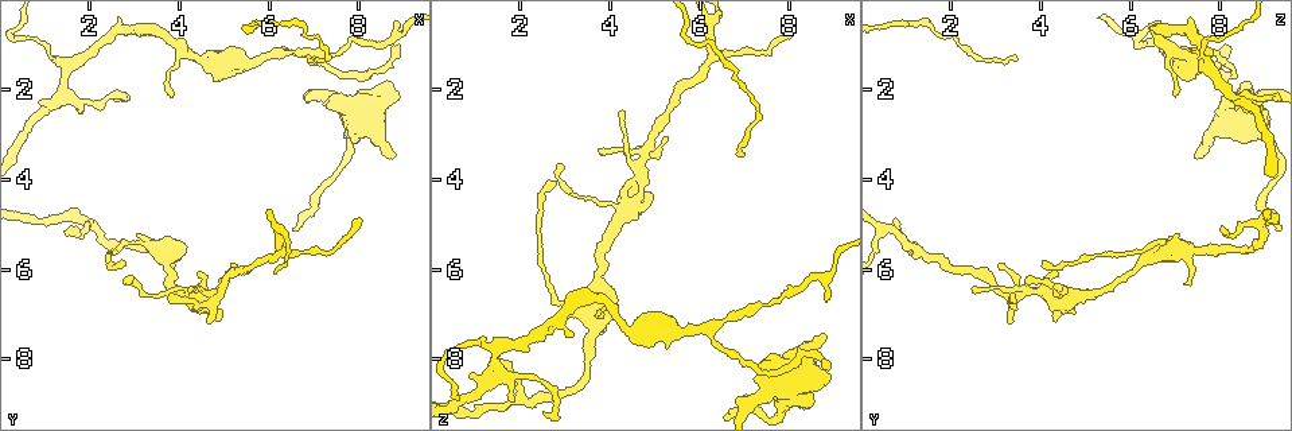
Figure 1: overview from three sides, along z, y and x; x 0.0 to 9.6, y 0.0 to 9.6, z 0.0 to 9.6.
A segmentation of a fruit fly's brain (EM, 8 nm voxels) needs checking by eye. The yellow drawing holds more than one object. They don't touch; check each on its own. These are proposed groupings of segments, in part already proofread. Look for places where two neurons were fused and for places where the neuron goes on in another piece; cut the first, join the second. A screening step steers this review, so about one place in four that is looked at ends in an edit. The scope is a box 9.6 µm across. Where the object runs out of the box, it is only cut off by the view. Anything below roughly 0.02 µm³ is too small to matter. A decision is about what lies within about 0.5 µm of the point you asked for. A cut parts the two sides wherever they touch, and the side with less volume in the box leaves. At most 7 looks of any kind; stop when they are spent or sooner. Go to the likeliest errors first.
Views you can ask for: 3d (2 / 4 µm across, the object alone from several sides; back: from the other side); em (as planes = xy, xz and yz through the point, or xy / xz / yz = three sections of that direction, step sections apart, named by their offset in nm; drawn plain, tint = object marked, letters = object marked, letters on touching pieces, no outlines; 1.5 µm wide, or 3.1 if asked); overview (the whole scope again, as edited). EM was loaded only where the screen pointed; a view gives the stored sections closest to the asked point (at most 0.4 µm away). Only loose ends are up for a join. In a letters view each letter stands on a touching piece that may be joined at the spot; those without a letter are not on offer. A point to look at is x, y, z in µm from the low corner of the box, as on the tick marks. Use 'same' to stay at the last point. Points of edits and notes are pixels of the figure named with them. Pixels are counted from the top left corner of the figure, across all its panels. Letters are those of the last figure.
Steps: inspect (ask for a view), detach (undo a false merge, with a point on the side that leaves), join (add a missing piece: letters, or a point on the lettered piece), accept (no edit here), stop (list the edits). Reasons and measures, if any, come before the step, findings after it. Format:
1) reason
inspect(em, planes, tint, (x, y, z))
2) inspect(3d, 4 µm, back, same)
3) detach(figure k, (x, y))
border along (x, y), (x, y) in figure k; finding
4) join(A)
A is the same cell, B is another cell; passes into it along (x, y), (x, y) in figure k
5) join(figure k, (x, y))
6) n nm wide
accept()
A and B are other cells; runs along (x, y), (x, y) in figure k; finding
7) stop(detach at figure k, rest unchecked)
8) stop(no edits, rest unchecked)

an open end
inspect(3d, 4 µm, (8.80, 3.50, 7.50))

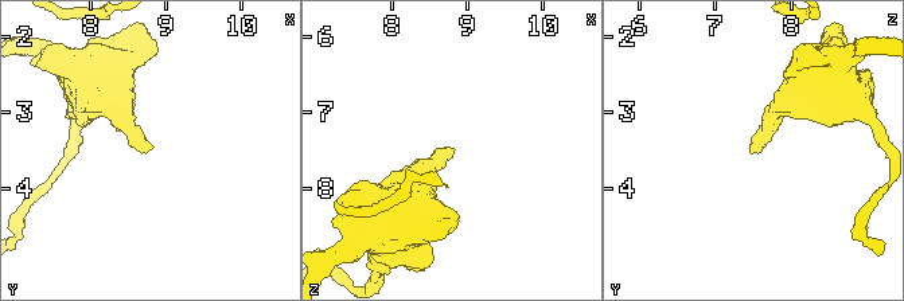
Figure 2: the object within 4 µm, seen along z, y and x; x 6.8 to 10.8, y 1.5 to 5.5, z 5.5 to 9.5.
now the EM
inspect(em, planes, tint, (8.75, 3.50, 7.45))

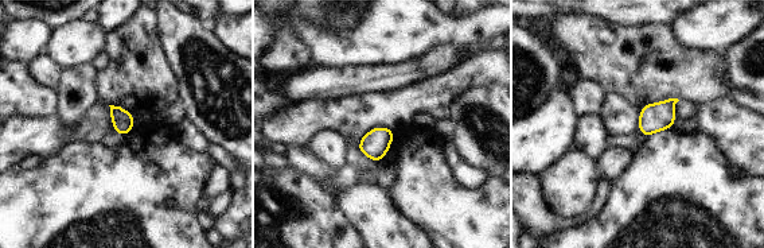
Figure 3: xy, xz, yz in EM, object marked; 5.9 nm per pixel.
what lies round it
inspect(em, planes, letters, same)

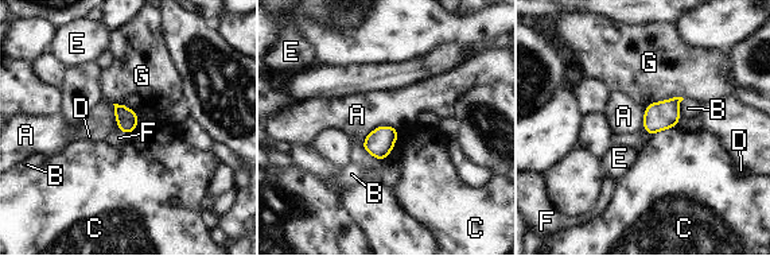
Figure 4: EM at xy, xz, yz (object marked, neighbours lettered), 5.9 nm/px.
130 nm wide
accept()
A, B, C, D, E, F and G are other cells; border along (400, 130), (377, 125), (361, 142) in figure 4; no lettered piece goes on from it

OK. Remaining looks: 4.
branch stops here
inspect(em, planes, letters, (3.15, 0.70, 7.45))

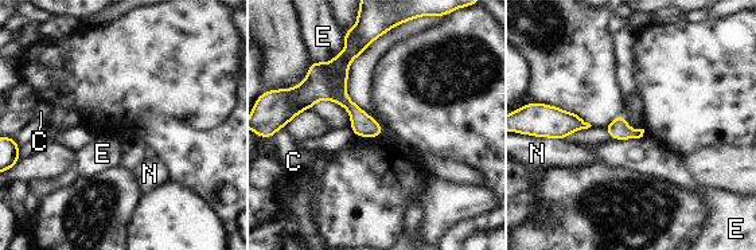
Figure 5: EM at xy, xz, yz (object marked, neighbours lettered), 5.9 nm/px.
accept()
C, E and N are other cells; border along (346, 42), (330, 61), (311, 62) in figure 5; none of them fits

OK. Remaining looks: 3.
branch stops here
inspect(3d, 4 µm, (4.90, 7.15, 4.25))

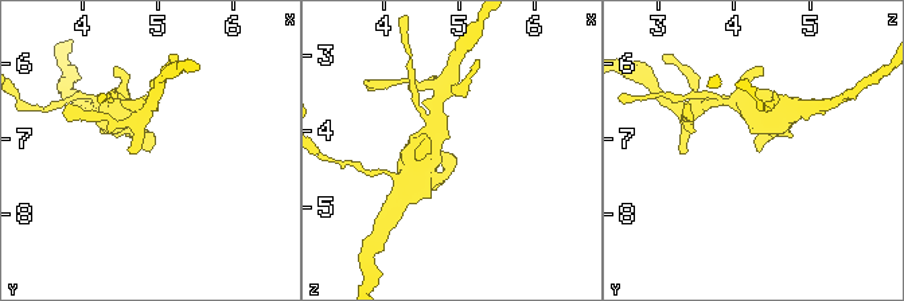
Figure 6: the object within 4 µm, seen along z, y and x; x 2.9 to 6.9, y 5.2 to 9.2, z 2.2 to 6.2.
inspect(em, xz, step 4, tint, (4.85, 7.20, 4.25))

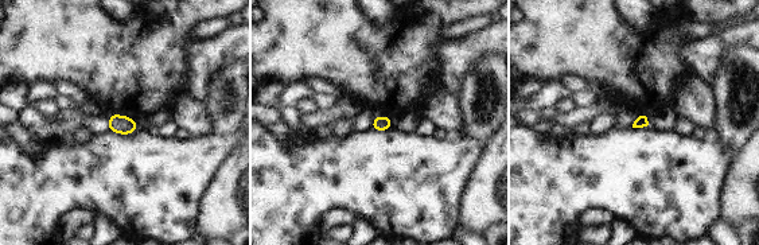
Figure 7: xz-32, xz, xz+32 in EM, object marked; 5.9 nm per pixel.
what lies round it
inspect(em, xz, step 4, letters, same)

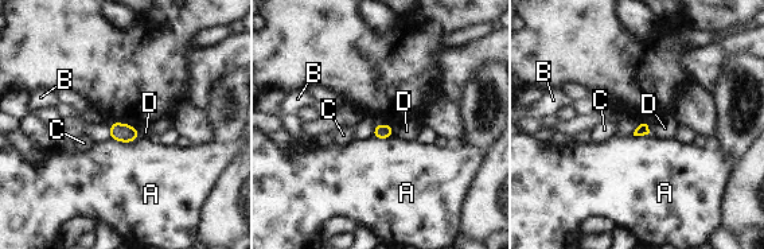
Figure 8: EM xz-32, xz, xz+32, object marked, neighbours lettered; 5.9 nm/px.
accept()
A, B, C and D are other cells; border along (646, 124), (650, 132) in figure 8; no lettered piece goes on from it

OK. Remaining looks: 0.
stop(no edits, rest unchecked)

